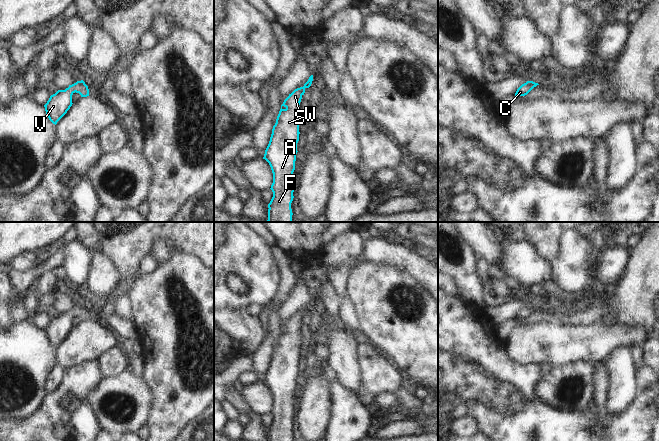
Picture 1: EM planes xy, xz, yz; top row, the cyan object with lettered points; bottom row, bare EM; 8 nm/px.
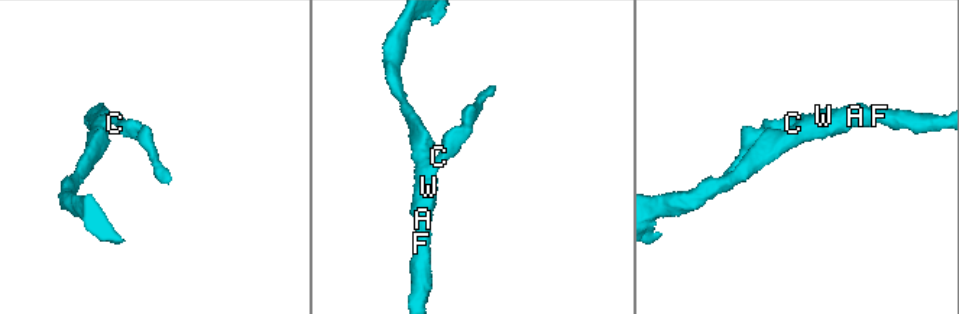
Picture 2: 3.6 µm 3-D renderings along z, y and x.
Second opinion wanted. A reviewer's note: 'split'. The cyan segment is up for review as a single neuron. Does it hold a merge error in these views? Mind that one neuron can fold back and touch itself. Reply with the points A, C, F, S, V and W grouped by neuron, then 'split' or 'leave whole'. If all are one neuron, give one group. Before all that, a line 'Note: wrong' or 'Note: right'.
Note: wrong
groups A C F S V W; leave whole

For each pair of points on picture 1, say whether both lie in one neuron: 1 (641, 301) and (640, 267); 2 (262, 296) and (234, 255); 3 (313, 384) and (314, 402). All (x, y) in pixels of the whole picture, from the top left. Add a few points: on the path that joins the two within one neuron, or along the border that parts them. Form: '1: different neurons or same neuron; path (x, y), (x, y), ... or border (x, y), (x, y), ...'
1: same neuron; path (641, 293), (641, 275)
2: same neuron; path (262, 286), (262, 283), (244, 265)
3: same neuron; path (314, 388), (314, 398)

